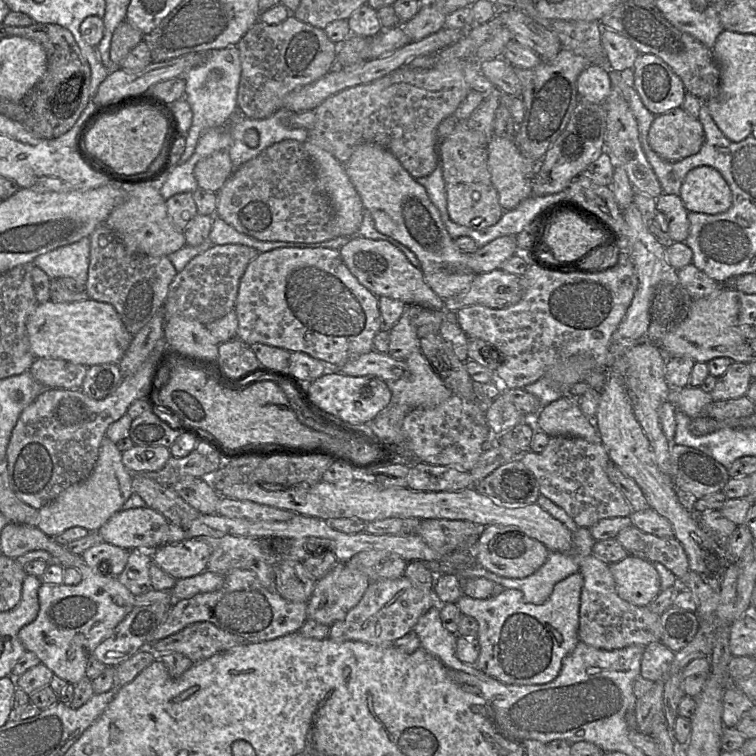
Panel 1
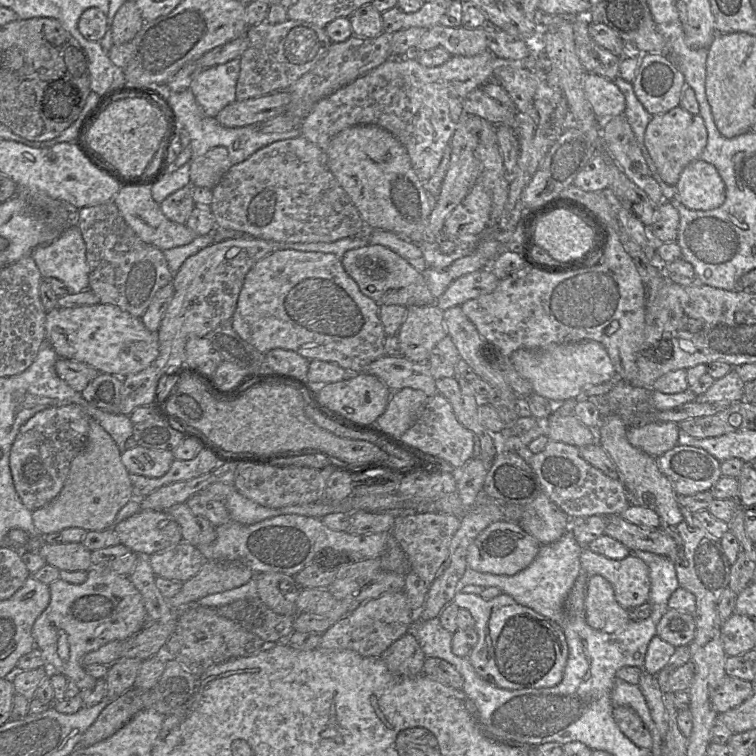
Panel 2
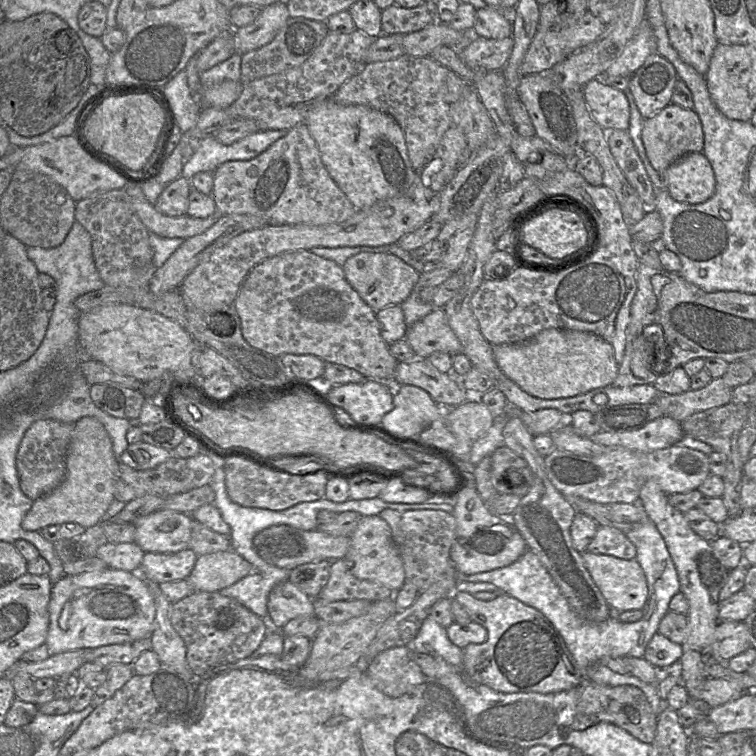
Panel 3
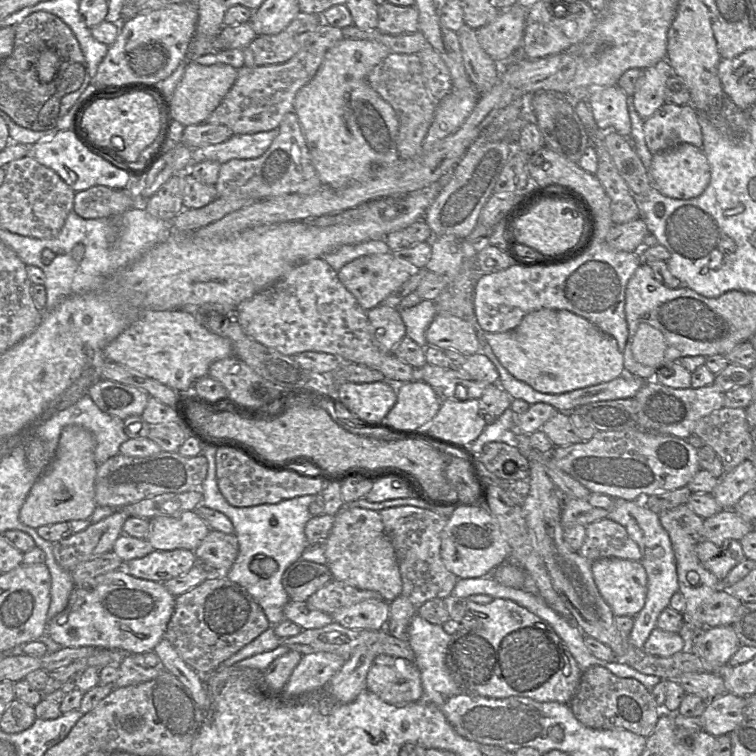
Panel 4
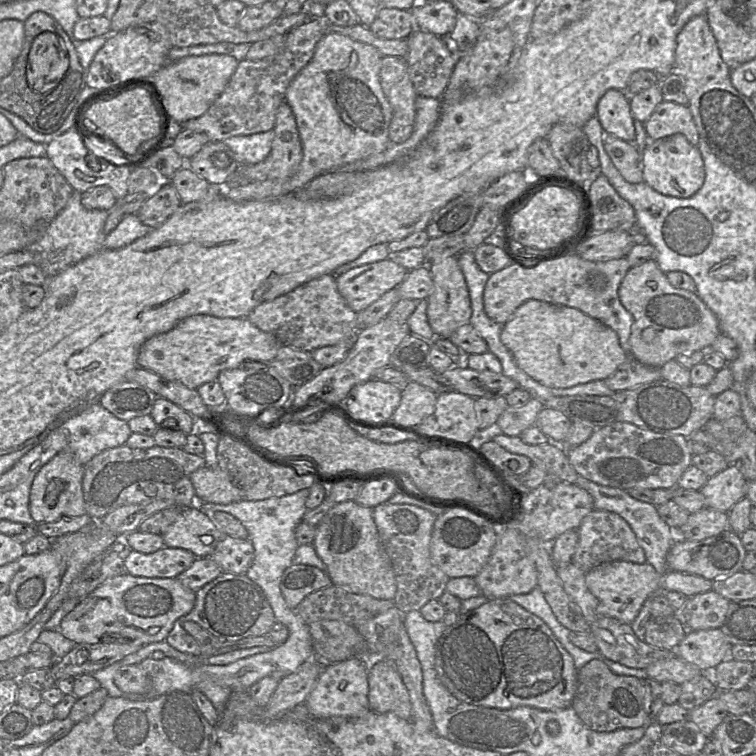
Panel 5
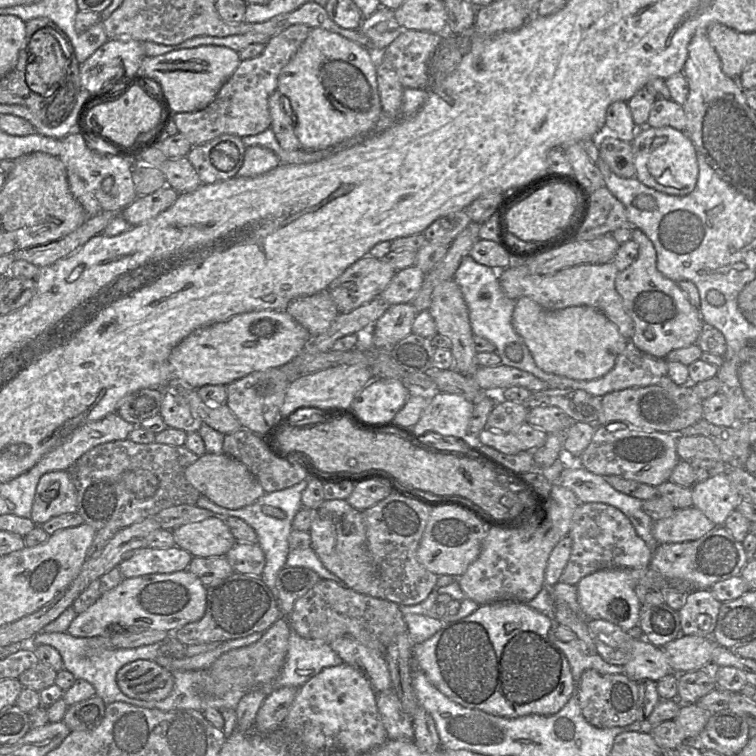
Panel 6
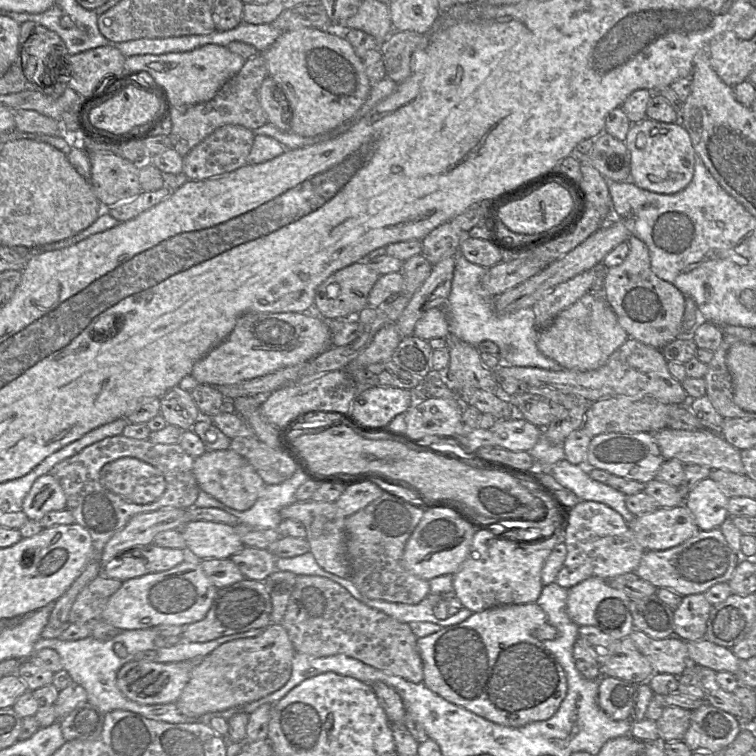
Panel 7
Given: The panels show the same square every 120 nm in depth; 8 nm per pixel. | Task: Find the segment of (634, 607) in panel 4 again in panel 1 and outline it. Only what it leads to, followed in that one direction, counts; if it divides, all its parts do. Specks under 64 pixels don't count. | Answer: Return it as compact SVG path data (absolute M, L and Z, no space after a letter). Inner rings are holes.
M627 555L621 561L610 564L618 595L636 606L648 606L660 593L660 577L652 562Z

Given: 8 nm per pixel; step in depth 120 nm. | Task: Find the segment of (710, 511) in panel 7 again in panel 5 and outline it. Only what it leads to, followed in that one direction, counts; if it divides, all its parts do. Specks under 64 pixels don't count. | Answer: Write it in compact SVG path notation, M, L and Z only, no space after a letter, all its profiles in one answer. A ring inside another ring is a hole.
M735 464L708 479L699 490L705 498L705 505L728 513L742 498L746 497L747 480Z

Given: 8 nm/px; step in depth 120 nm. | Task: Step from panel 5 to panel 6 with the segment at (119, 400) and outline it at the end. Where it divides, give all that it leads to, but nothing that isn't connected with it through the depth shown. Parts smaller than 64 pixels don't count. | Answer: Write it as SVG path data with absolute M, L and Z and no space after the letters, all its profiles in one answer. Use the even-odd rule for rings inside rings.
M144 388L134 391L118 403L116 413L138 427L143 420L159 414L163 390Z

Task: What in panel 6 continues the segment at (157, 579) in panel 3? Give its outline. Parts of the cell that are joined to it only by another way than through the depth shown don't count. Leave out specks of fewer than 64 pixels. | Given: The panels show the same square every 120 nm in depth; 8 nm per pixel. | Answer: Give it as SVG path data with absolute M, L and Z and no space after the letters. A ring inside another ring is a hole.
M177 546L168 549L141 548L126 557L118 569L123 577L170 574L187 570L193 556Z

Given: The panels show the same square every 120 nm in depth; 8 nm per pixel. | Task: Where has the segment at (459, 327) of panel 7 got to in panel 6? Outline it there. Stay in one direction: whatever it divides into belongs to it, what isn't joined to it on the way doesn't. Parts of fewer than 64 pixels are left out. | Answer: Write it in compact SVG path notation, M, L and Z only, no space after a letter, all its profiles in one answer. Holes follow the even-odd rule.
M466 256L462 259L453 279L460 287L468 307L472 333L494 344L495 353L500 357L503 365L531 373L545 381L550 388L570 388L574 383L573 379L546 373L536 365L523 338L513 328L512 314L515 300L508 298L502 290L498 280L498 272L495 269L477 263L471 256ZM510 344L517 344L521 347L523 358L520 362L514 362L506 356L505 348Z

